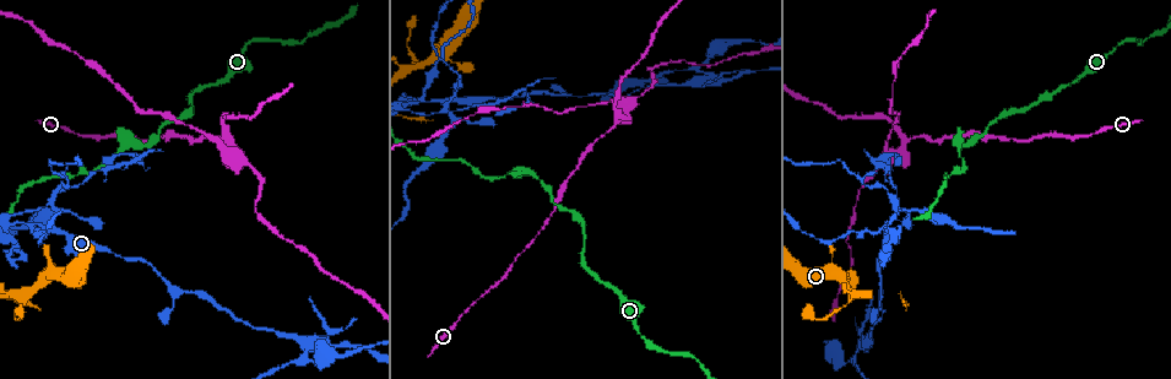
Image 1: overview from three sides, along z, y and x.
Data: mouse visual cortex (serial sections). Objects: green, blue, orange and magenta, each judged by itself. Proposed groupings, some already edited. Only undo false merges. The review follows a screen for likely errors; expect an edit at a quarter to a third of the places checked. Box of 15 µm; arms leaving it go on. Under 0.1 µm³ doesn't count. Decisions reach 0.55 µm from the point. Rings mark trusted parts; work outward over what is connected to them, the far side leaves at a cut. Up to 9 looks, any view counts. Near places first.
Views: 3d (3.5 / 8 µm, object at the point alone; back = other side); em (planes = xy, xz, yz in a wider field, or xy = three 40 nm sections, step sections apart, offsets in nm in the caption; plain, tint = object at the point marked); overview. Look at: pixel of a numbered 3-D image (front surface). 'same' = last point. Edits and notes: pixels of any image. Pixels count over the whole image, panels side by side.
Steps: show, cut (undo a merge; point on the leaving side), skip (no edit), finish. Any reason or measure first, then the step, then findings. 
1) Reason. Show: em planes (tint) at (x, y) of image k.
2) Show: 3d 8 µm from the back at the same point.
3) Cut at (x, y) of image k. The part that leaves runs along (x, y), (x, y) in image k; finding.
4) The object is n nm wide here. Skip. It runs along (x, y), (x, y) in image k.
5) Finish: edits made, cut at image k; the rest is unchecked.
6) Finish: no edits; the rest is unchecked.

A narrow waist. Show: em planes (tint) at (502, 97) of image 1.

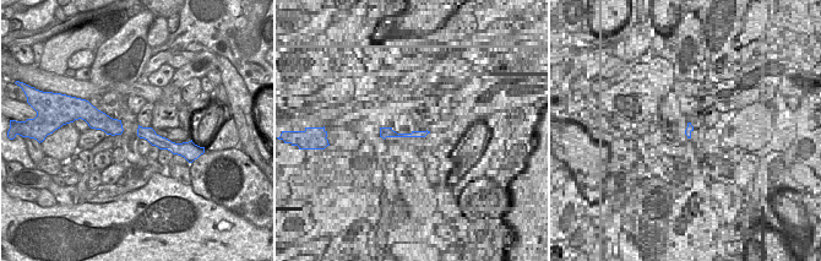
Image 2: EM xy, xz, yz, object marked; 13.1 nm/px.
Show: 3d 3.5 µm at the same point.

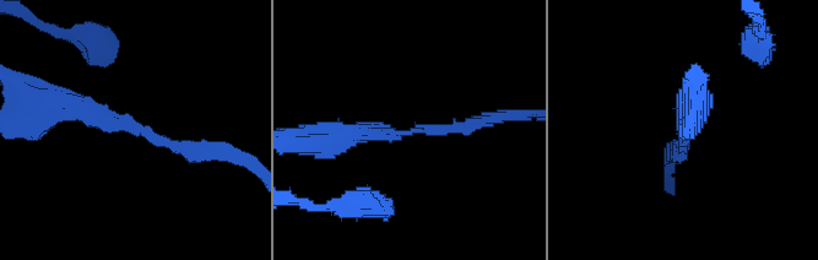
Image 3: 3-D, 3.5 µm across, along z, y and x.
The arms are 150, 250 nm wide. Skip. It runs along (140, 131), (173, 147) in image 2; all the same cell.

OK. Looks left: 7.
Three arms meet. Show: 3d 8 µm at (303, 357) of image 1.

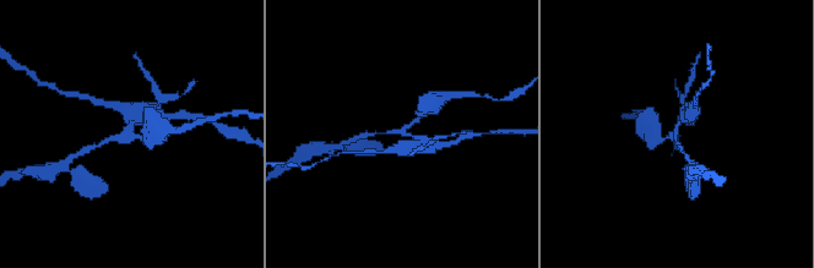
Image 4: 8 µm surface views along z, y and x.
3 arms meet here; the arms are 150, 150, 400 nm wide; now the EM. Show: em xy step 5 (tint) at (129, 130) of image 4.

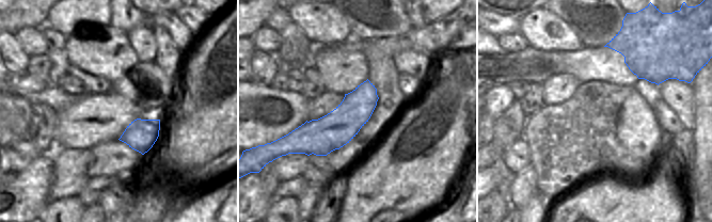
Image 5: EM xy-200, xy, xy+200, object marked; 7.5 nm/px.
The object is 280 nm wide here. Cut at (423, 113) of image 4. The part that leaves runs along (682, 120), (671, 136), (655, 136) in image 4; two cells meet here.

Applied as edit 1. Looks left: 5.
Show: overview.

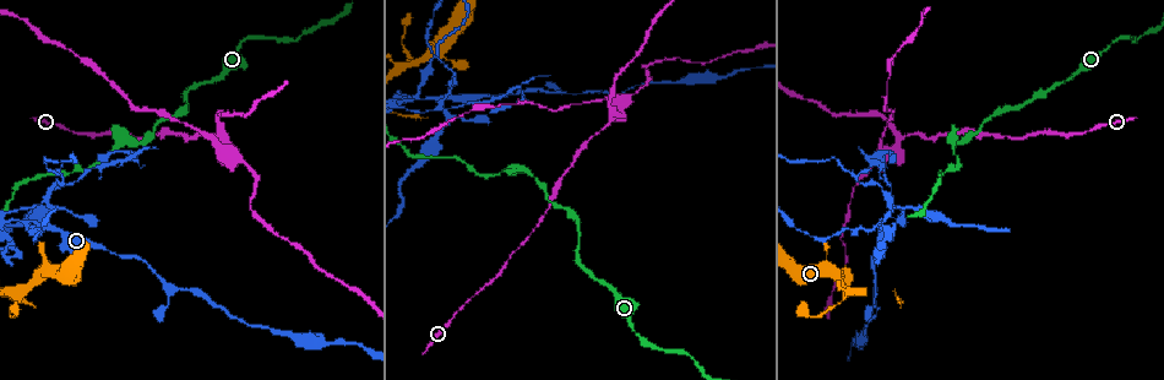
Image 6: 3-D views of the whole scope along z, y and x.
Branch point. Show: 3d 3.5 µm at (845, 293) of image 6.

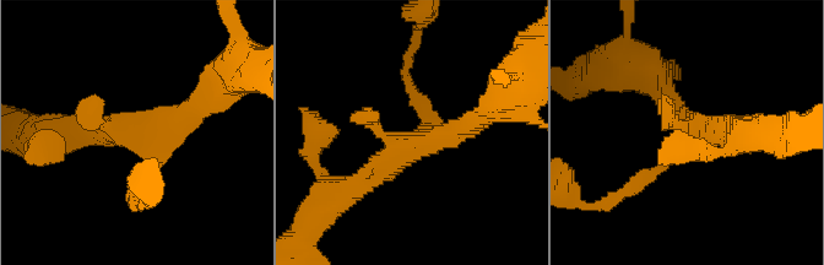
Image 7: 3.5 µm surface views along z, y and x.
Now the EM. Show: em xy step 1 (tint) at (435, 134) of image 7.

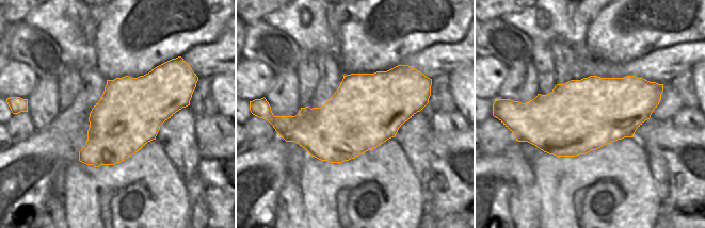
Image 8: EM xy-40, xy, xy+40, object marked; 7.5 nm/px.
Skip. It runs along (495, 108), (363, 180) in image 7; one cell here.

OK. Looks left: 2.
Calibre changes. Show: 3d 3.5 µm at (501, 171) of image 6.

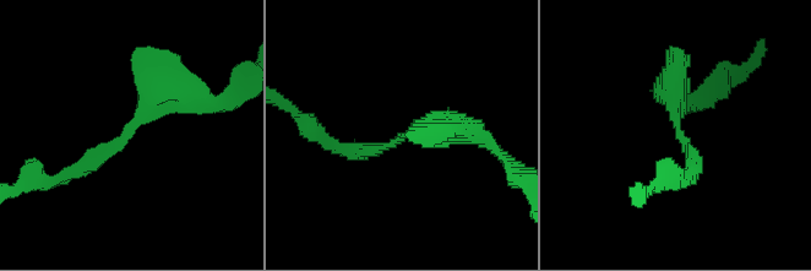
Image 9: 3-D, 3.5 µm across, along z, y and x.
The arms are 200, 400 nm wide. Show: em xy step 2 (tint) at (126, 136) of image 9.

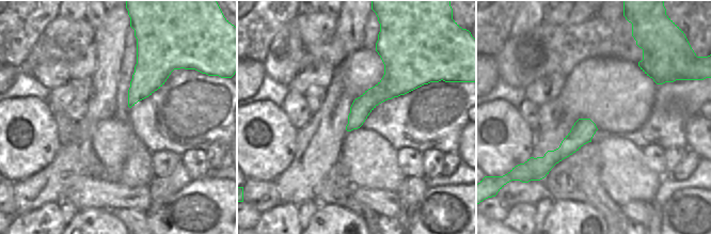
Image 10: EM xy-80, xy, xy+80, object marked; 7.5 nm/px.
Skip. It runs along (383, 55), (390, 81), (349, 127) in image 10; all the same cell.

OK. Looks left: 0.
Finish: edits made, cut at image 4; the rest is unchecked.

